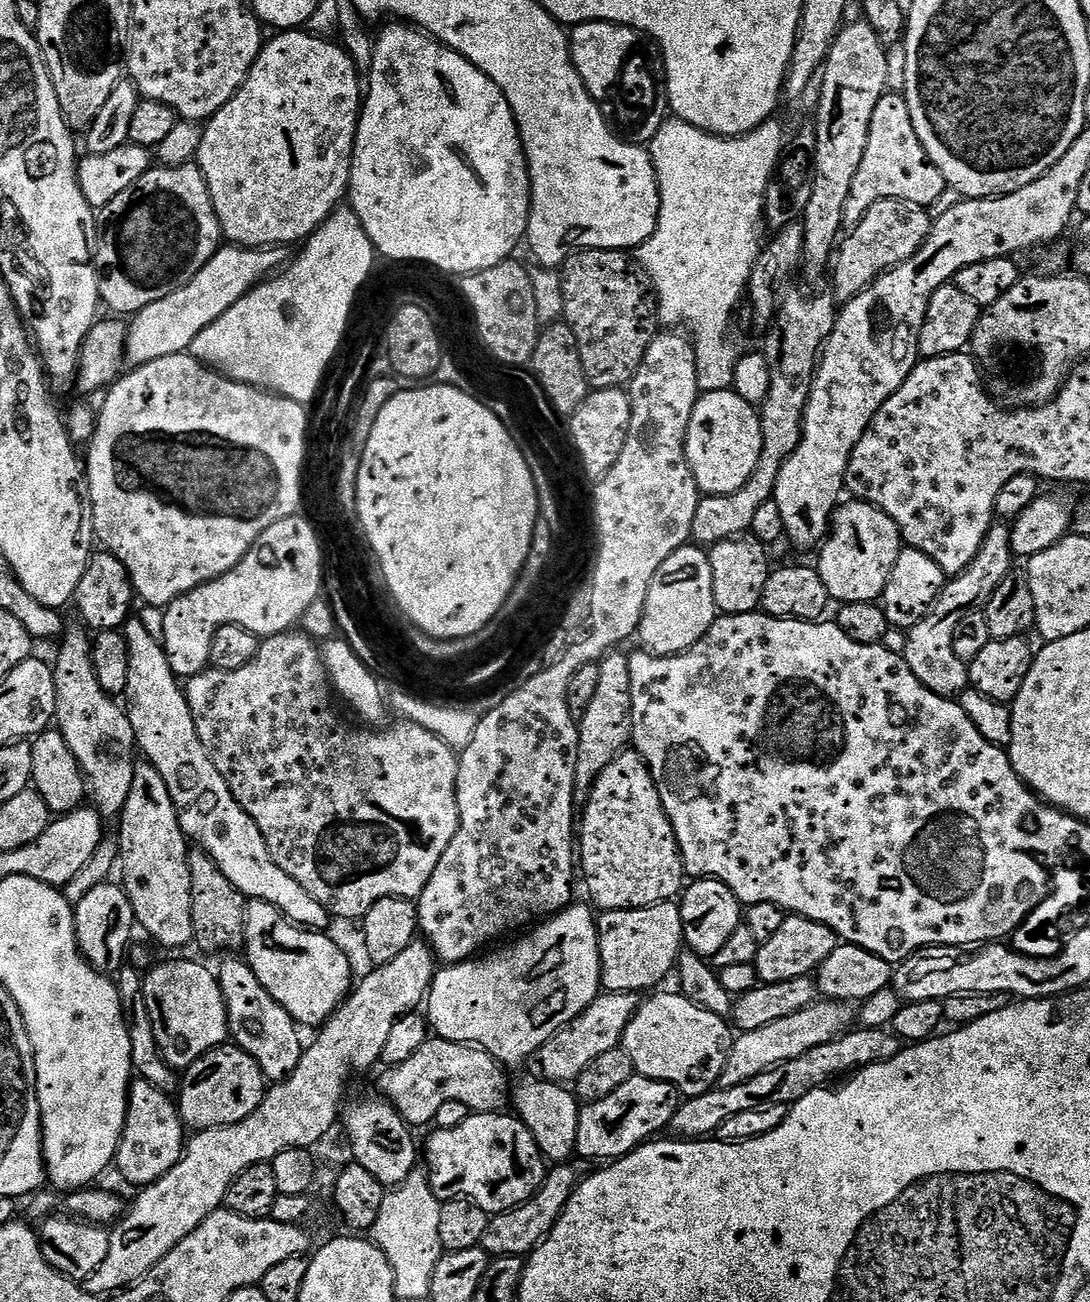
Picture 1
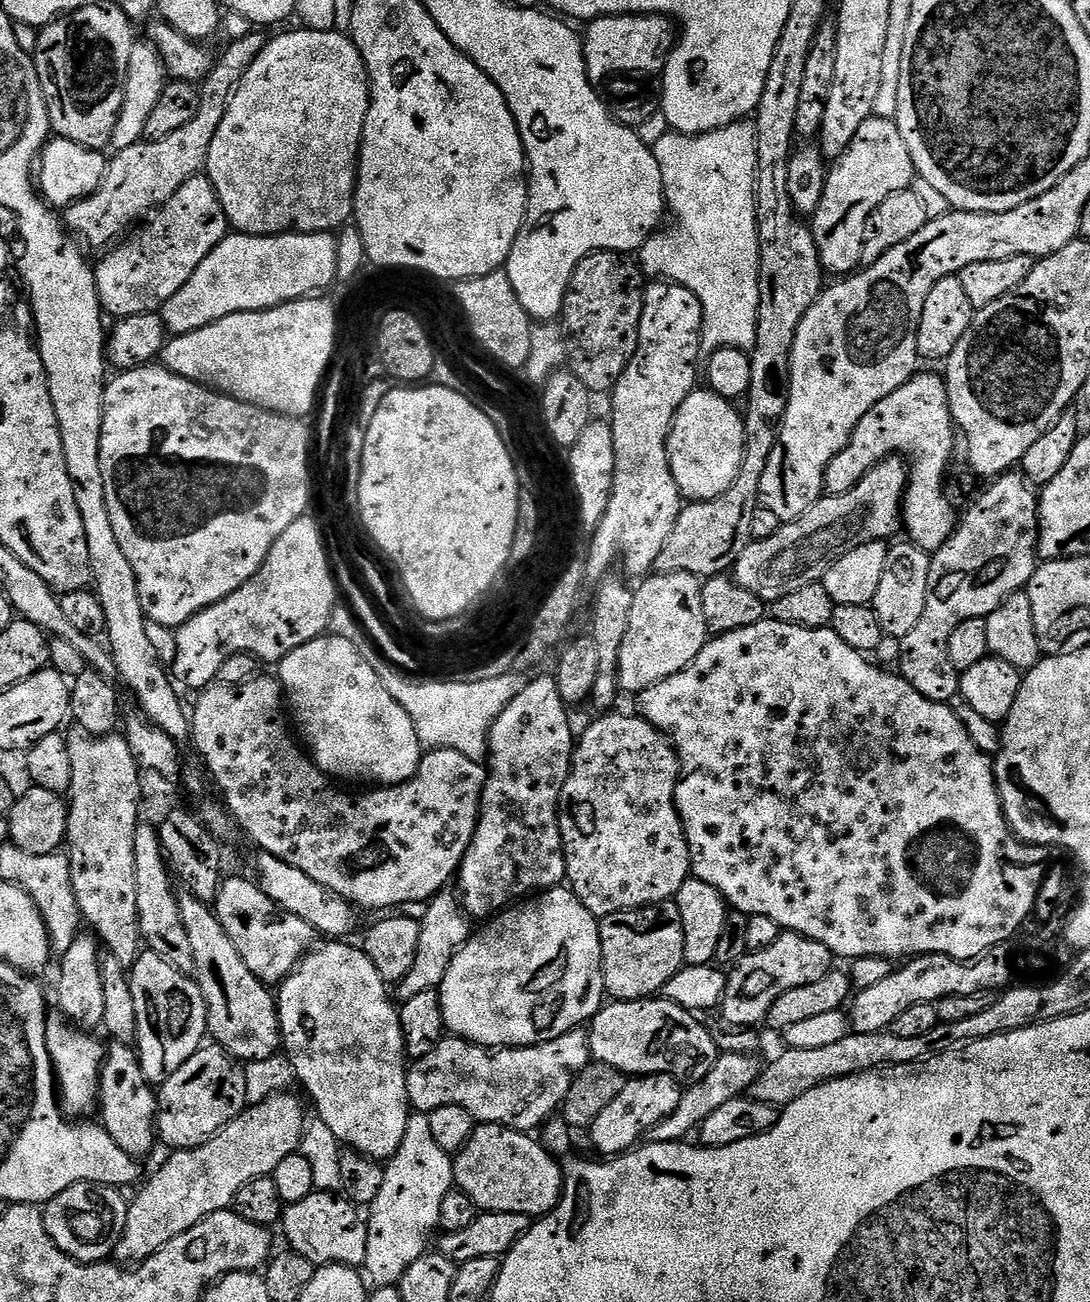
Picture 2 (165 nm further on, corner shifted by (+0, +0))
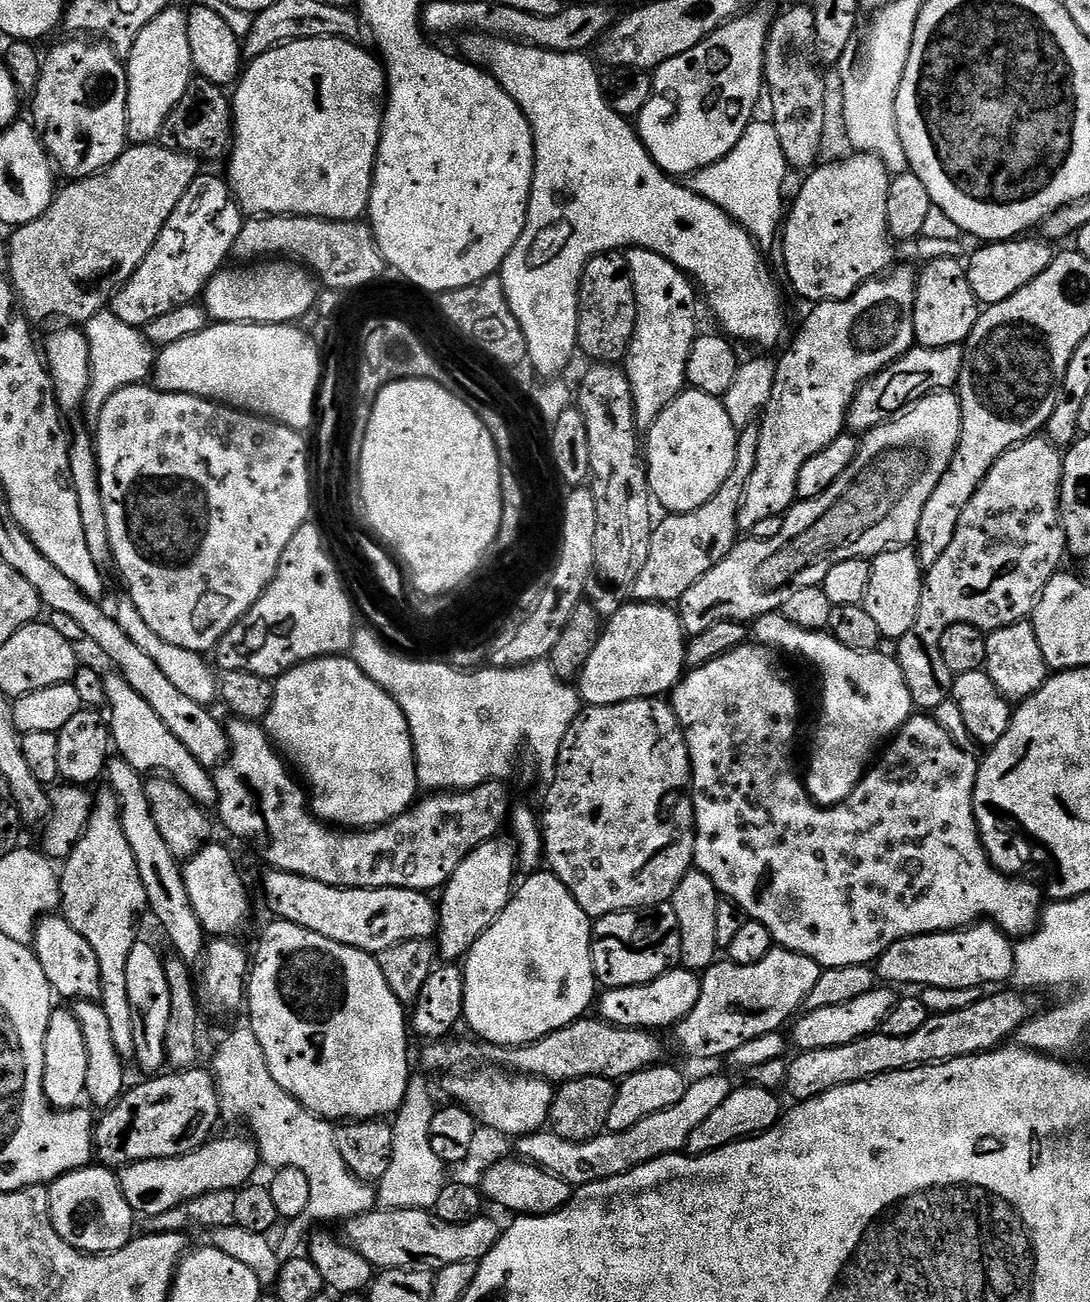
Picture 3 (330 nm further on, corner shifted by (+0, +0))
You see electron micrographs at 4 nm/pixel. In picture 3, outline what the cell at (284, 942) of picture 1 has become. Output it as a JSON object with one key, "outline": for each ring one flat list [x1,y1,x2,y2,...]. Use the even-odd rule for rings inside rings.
{"outline":[[209,842,197,856,182,868,186,882,186,894,190,894,190,906,198,914,198,922,212,938,232,938,248,920,248,892,244,880,236,869,236,860,228,848]]}

